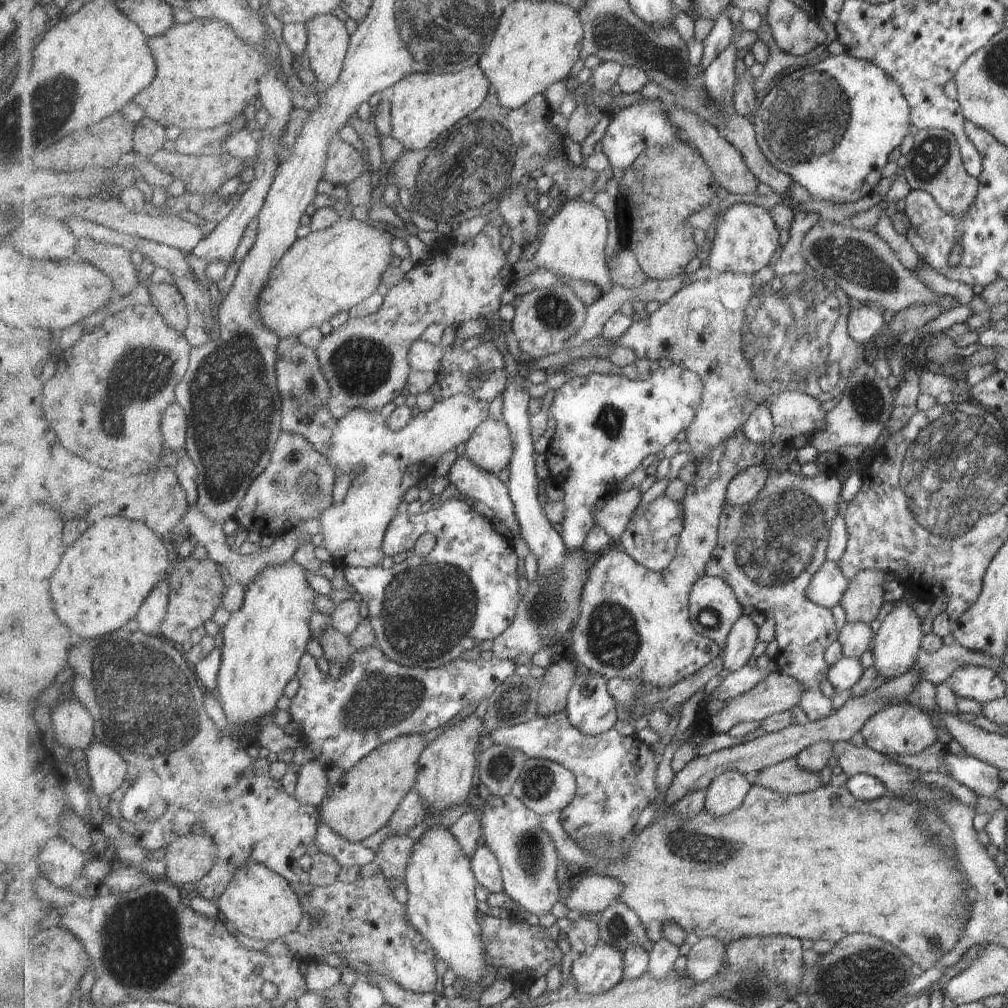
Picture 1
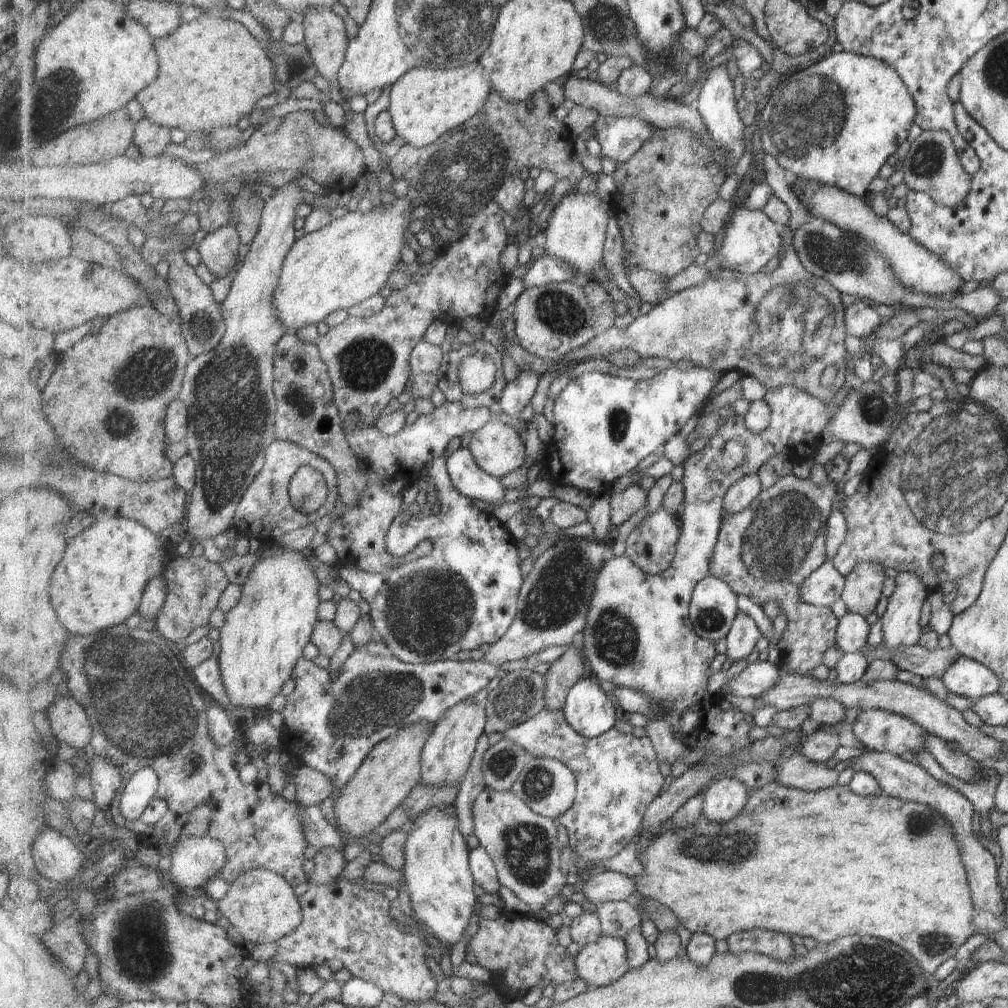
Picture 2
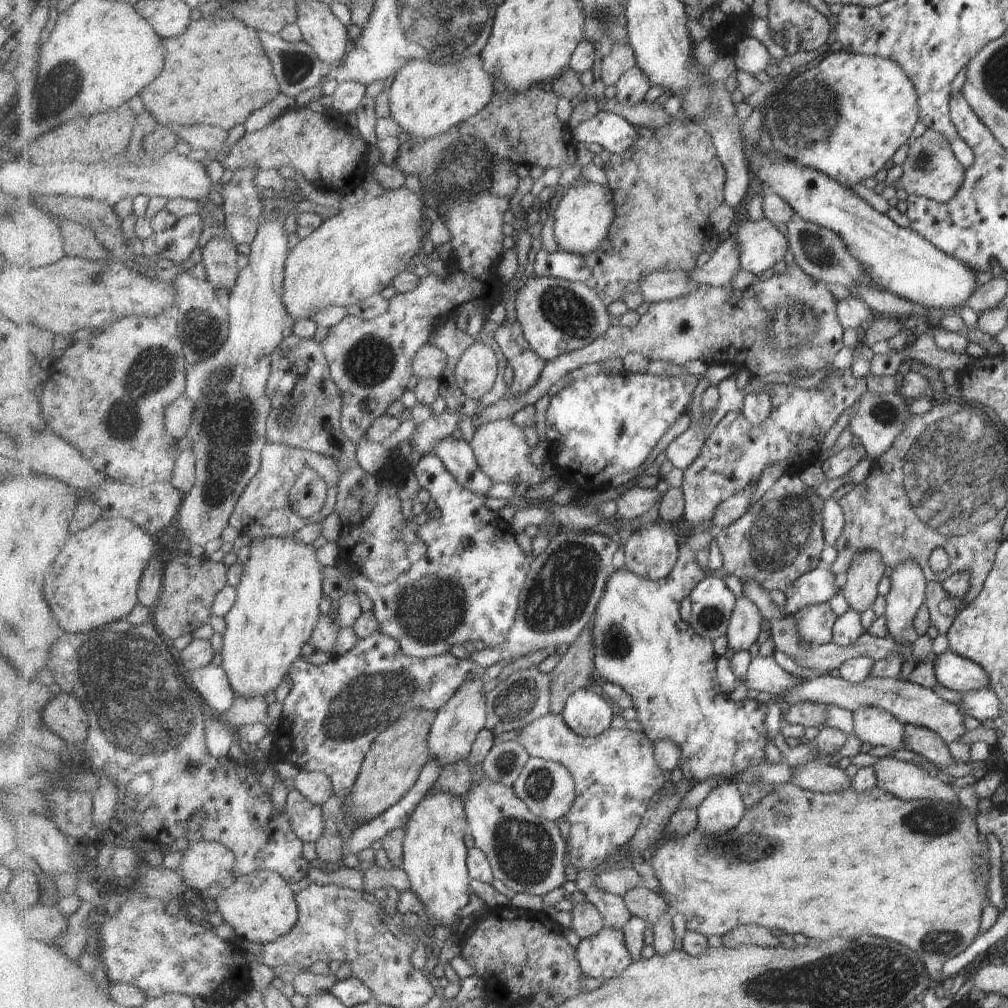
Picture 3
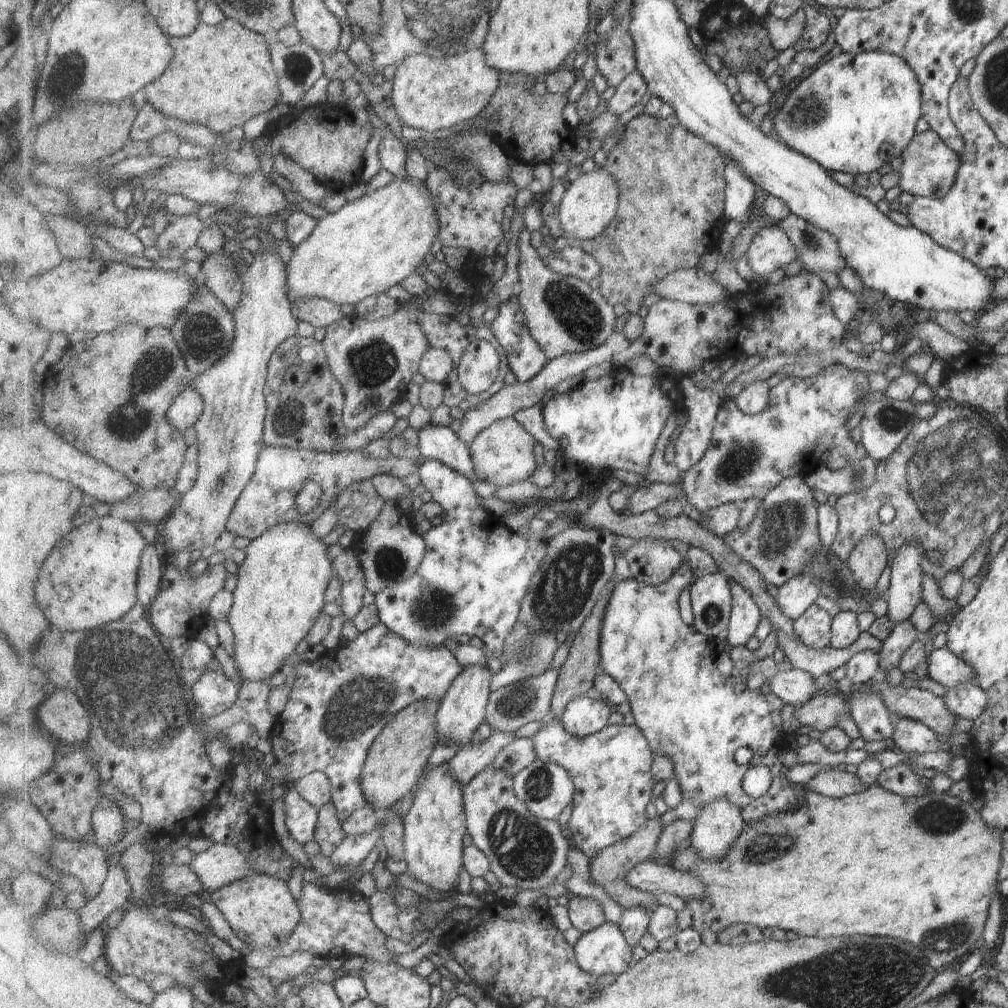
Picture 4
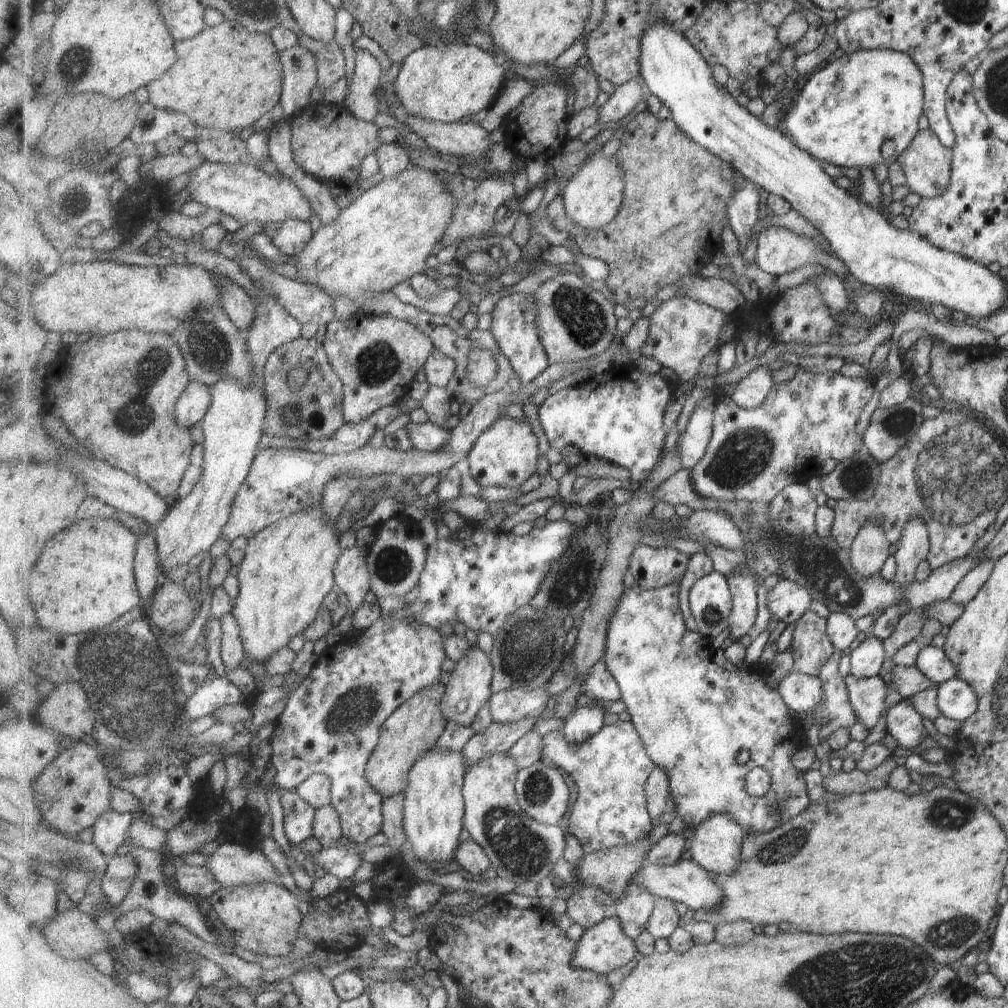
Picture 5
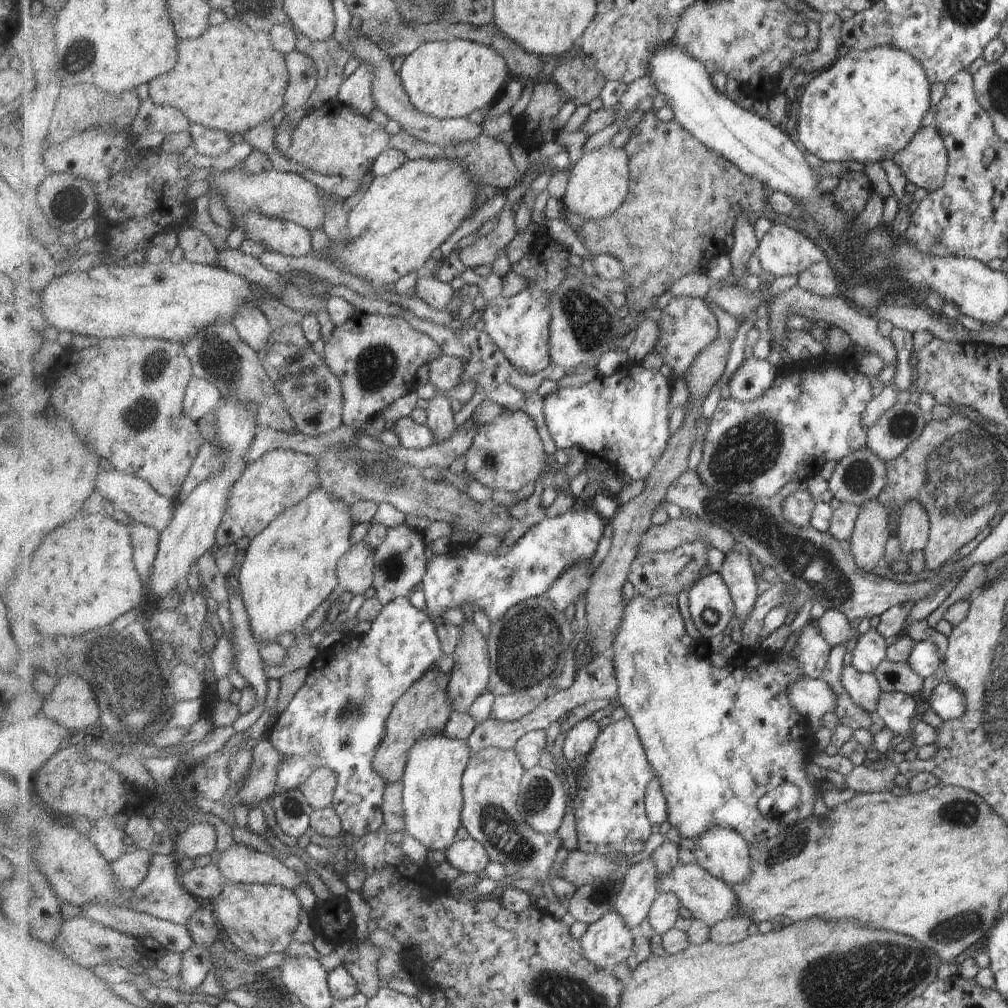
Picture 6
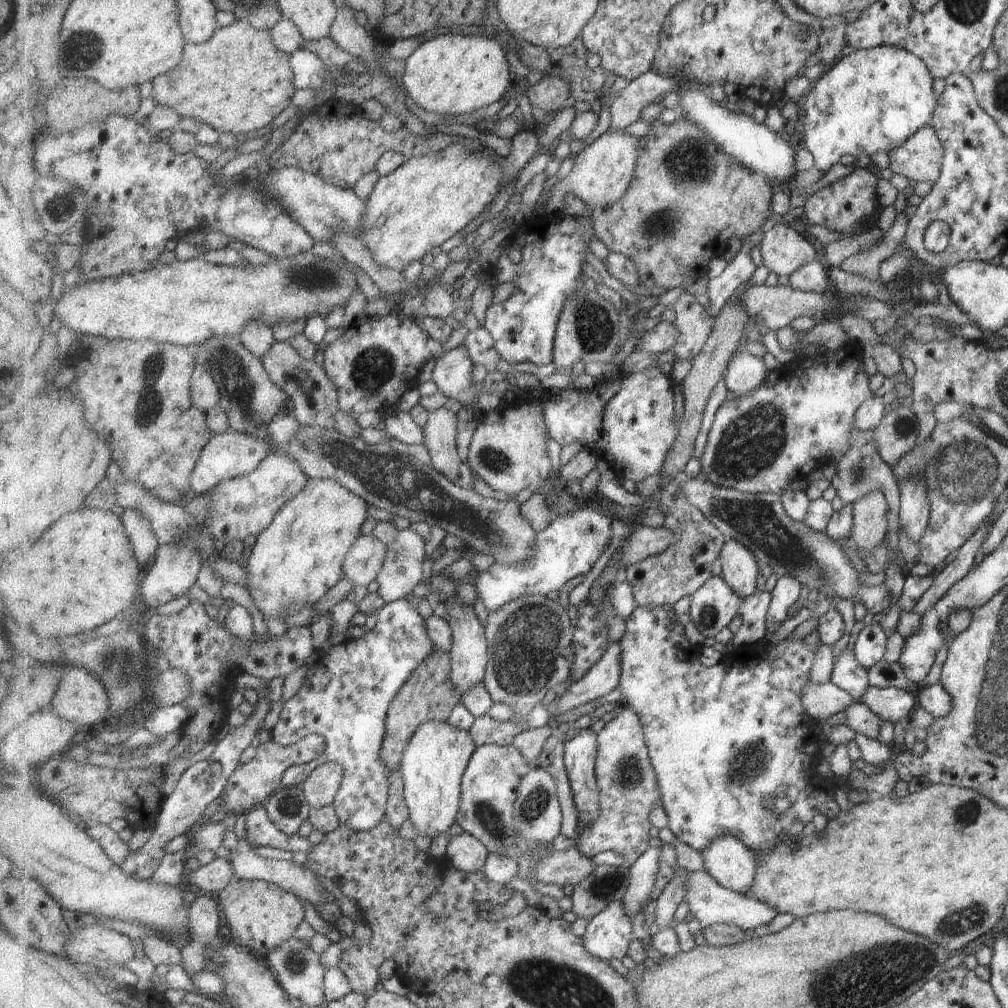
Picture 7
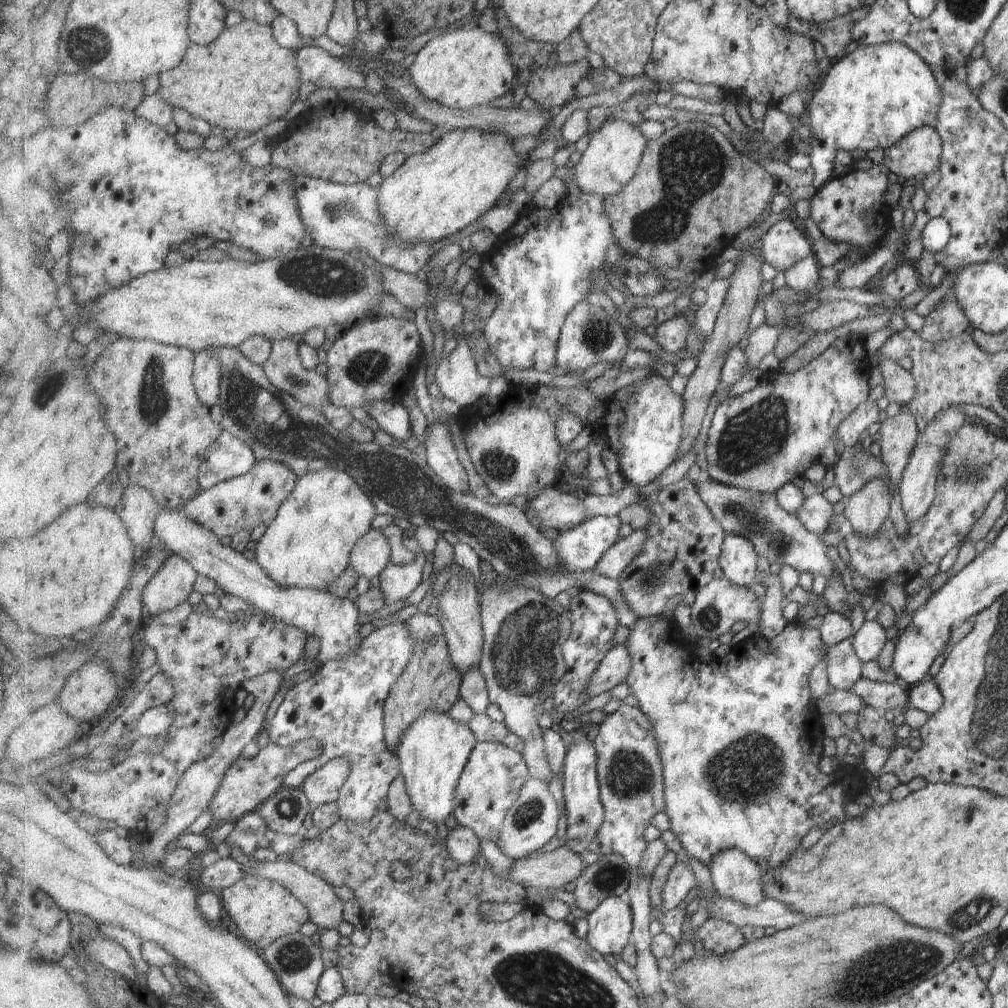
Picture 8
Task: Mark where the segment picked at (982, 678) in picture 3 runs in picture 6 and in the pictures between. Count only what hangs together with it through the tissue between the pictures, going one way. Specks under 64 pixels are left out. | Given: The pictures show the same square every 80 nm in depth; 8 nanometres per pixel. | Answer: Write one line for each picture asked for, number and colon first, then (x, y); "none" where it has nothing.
4: (941, 666)
5: (932, 663)
6: (923, 659)

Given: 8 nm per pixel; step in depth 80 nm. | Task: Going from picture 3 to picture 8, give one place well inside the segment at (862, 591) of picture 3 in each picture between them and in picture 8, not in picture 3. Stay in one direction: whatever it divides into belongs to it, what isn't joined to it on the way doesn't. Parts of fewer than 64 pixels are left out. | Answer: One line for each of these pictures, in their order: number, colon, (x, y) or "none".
4: (867, 559)
5: (869, 549)
6: (871, 530)
7: (871, 517)
8: (866, 509)

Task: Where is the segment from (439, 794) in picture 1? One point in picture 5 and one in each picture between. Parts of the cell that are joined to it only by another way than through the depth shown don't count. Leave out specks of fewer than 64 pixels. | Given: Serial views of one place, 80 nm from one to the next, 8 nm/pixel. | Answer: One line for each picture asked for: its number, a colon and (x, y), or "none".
2: (448, 752)
3: (457, 725)
4: (462, 711)
5: (468, 686)

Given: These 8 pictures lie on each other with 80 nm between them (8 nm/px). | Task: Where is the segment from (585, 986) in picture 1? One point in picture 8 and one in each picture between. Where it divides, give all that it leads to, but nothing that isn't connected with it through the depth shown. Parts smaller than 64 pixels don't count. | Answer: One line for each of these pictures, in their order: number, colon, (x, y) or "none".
2: (599, 964)
3: (606, 955)
4: (605, 950)
5: (605, 947)
6: (608, 942)
7: (608, 935)
8: (611, 926)

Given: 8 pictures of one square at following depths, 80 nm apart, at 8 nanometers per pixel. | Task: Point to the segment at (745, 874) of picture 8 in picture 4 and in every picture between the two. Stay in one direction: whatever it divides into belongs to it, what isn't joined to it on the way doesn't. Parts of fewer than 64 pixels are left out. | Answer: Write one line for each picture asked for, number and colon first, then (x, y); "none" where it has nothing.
4: (717, 828)
5: (716, 844)
6: (725, 853)
7: (727, 858)

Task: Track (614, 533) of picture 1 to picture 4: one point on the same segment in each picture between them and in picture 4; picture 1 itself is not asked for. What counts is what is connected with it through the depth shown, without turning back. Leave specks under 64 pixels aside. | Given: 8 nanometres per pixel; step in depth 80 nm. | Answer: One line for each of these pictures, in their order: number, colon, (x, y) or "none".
2: (627, 503)
3: (636, 501)
4: (645, 499)

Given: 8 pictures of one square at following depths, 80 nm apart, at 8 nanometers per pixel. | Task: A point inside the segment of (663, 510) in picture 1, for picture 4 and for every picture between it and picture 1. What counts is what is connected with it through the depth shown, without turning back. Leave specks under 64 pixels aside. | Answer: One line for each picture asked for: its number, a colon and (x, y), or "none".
2: (653, 546)
3: (652, 553)
4: (651, 563)

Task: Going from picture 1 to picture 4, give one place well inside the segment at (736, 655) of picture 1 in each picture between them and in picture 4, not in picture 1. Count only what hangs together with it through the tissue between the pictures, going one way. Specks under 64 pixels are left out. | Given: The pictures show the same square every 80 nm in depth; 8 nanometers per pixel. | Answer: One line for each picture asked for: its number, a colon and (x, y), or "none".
2: (744, 634)
3: (745, 626)
4: (746, 614)

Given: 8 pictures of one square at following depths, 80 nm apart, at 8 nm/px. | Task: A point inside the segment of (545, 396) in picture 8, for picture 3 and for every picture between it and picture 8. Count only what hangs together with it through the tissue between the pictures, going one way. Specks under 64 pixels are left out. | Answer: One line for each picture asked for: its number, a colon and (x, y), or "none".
3: (501, 448)
4: (504, 454)
5: (505, 455)
6: (507, 454)
7: (508, 450)

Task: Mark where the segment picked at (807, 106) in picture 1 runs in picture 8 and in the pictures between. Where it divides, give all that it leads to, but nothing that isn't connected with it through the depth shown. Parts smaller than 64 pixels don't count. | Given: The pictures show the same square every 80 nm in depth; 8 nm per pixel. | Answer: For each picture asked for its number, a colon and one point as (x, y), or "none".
2: (836, 122)
3: (845, 117)
4: (856, 112)
5: (861, 110)
6: (868, 104)
7: (869, 101)
8: (870, 98)

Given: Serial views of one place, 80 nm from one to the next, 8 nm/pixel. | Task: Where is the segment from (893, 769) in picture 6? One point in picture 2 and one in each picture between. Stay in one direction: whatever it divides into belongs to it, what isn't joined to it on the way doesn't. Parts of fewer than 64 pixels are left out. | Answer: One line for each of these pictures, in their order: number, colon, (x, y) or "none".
2: (797, 772)
3: (820, 778)
4: (835, 783)
5: (855, 781)

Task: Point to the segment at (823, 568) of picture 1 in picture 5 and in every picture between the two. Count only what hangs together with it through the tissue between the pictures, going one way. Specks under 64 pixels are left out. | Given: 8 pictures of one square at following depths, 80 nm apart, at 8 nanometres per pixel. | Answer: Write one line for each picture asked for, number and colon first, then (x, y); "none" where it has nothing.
2: (824, 585)
3: (816, 587)
4: (795, 597)
5: (788, 601)

